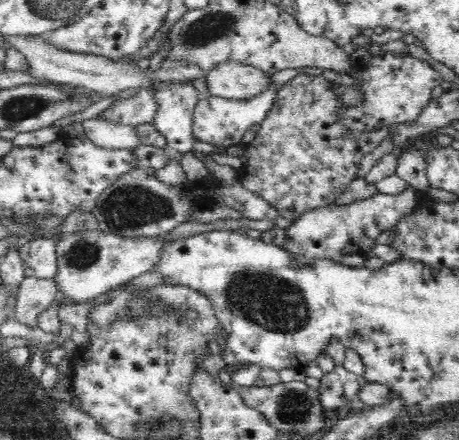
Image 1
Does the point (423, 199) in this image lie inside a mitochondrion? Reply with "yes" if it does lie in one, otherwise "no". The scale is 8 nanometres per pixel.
no

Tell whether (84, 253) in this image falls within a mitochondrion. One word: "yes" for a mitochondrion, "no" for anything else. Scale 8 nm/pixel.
yes

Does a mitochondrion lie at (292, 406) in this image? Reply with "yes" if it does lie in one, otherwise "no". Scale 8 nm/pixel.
yes

